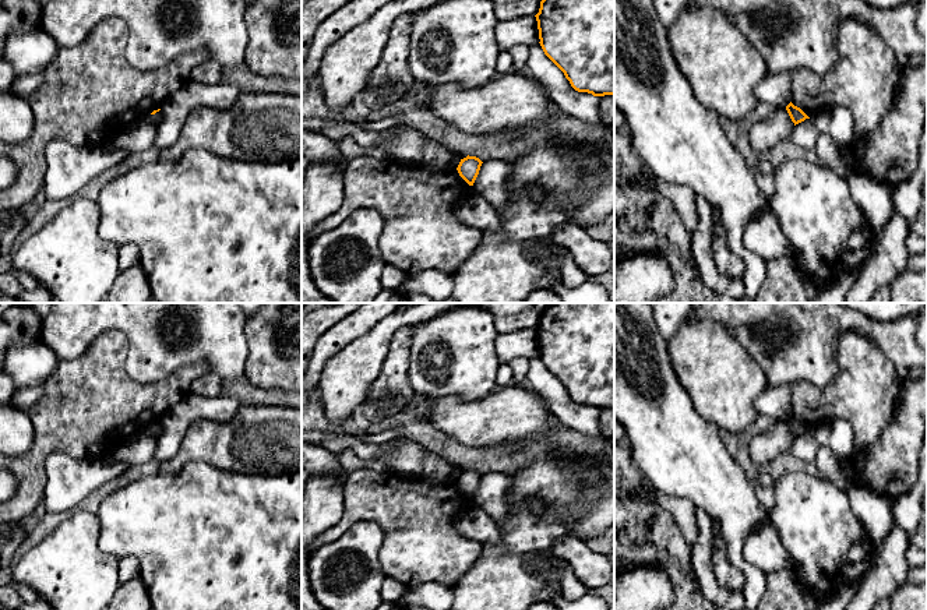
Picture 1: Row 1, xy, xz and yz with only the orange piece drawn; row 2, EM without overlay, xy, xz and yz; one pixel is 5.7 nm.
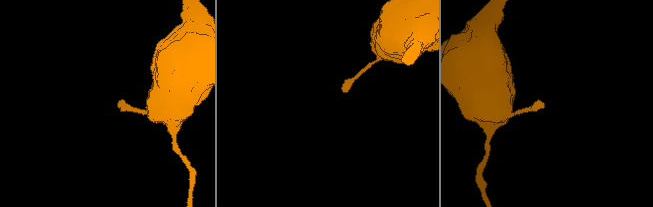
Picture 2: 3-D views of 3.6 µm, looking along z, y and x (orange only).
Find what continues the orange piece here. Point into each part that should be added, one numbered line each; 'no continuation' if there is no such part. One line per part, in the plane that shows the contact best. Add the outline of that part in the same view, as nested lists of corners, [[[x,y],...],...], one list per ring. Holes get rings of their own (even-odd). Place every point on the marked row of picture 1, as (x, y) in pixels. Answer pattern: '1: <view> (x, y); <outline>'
no continuation

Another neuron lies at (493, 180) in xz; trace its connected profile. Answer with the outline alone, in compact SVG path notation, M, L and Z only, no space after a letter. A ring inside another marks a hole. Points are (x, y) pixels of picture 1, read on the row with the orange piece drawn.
M489 159L482 163L473 183L473 190L484 197L494 208L503 207L514 200L510 188L512 165L501 159Z

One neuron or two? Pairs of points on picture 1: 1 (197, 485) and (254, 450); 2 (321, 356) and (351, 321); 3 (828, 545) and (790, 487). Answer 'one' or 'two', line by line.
1: two
2: one
3: one

